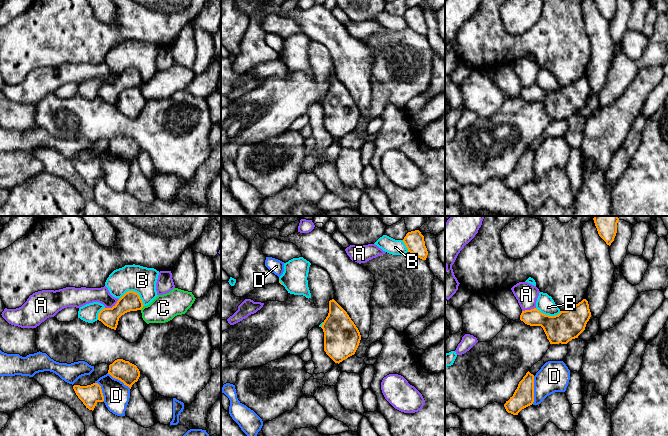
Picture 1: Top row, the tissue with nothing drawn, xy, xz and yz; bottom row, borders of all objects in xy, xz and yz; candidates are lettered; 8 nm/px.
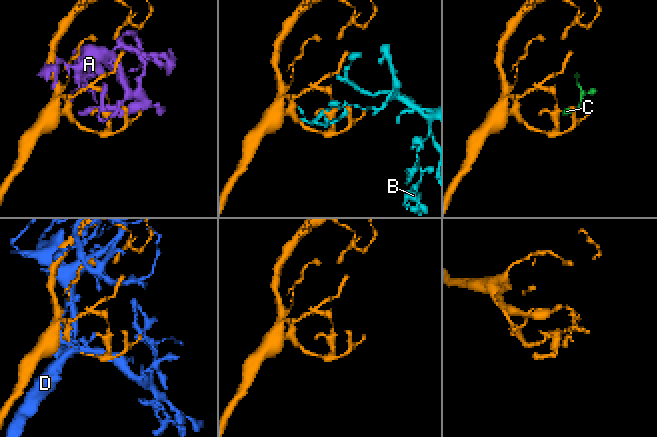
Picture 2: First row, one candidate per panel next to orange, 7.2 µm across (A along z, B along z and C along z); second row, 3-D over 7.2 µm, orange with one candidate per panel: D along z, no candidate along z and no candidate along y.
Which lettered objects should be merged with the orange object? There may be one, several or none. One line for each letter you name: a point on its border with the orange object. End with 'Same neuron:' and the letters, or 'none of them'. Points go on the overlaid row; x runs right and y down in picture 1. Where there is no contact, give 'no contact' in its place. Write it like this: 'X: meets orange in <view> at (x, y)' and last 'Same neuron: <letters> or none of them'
Same neuron: none of them

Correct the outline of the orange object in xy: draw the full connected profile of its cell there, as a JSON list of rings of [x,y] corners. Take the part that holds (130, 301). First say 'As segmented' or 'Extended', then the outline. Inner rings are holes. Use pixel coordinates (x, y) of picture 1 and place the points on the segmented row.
As segmented. [[[126,292],[112,308],[104,308],[98,314],[98,320],[105,326],[116,330],[119,318],[127,312],[143,308],[143,302],[138,293]]]

